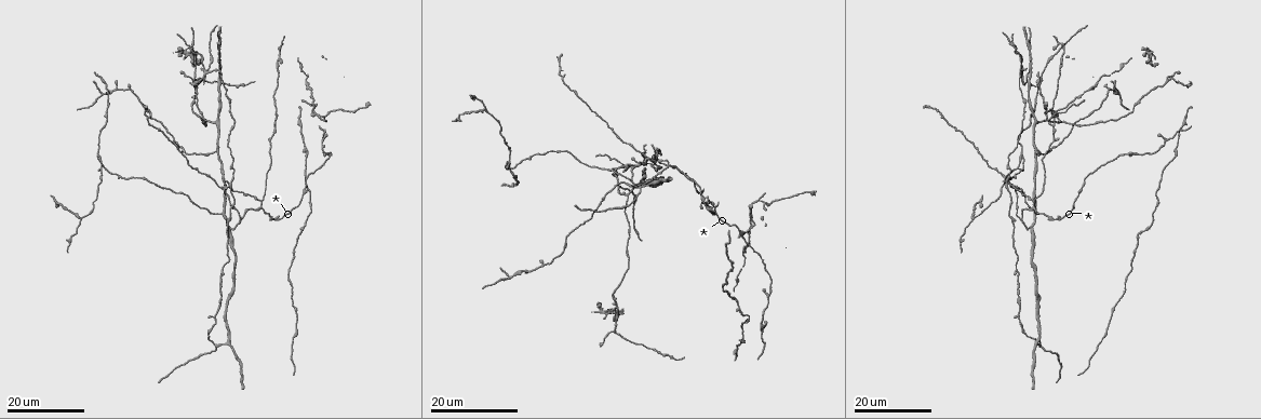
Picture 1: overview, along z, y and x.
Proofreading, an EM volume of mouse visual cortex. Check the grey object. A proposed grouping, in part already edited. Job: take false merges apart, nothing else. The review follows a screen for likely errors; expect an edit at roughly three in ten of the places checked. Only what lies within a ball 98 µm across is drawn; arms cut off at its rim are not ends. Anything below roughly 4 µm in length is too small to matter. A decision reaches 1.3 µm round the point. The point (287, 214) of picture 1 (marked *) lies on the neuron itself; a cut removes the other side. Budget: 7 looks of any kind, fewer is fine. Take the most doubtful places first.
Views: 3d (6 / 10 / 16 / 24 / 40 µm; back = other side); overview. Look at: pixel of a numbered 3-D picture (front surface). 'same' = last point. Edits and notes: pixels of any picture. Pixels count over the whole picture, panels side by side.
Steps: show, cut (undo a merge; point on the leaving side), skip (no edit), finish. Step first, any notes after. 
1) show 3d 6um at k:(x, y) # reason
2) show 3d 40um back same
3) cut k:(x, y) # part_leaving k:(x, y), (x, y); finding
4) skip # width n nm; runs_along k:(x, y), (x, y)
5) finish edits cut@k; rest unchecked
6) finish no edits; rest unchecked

show 3d 24um at 1:(316, 114) # a fork

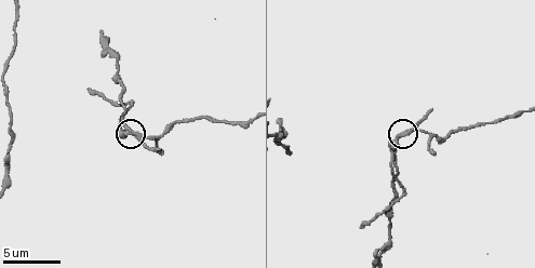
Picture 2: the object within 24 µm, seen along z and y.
show 3d 10um at 2:(400, 135)

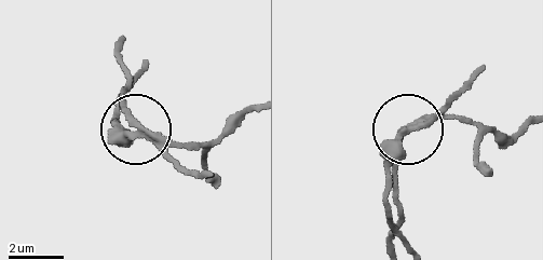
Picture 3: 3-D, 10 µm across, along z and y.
cut 3:(114, 136) # arms 3; part_leaving 3:(424, 122), (406, 136), (385, 177), (385, 213), (404, 247); a second neuron is stuck on

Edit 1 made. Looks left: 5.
show overview

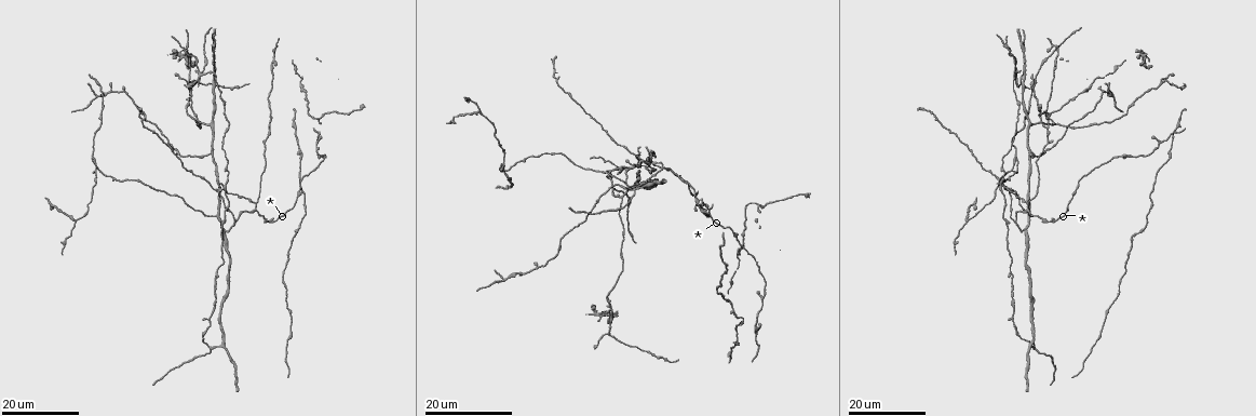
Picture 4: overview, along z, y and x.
show 3d 16um at 4:(1002, 186) # four-way junction

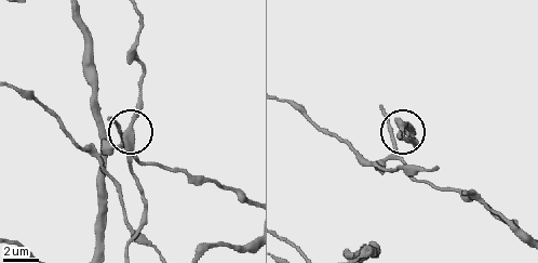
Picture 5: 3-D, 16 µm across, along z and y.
show 3d 6um at 5:(129, 127) # zoom in

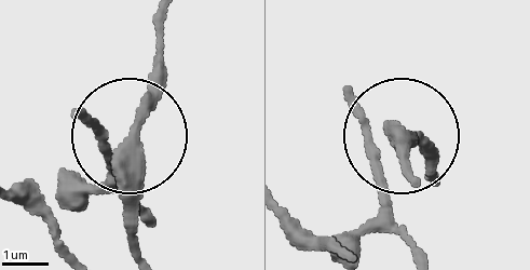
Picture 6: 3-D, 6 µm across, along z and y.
skip # continuous, no second neuron

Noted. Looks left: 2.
show 3d 16um at 4:(621, 196) # three arms meet

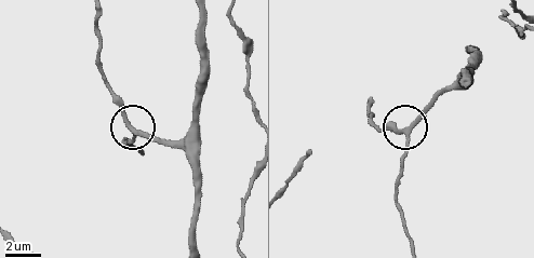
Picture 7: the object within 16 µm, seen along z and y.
show 3d 6um at 7:(404, 132) # closer look

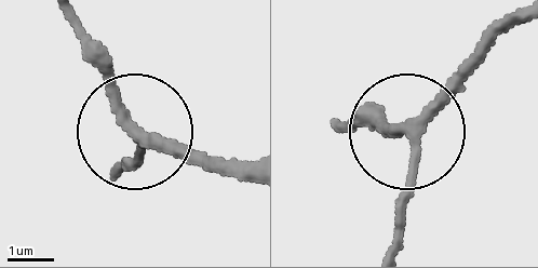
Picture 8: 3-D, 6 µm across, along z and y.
skip # side_arm 34 um; runs_along 8:(521, 22), (404, 134), (338, 122); all the same neuron

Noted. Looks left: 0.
finish edits cut@3; rest unchecked

